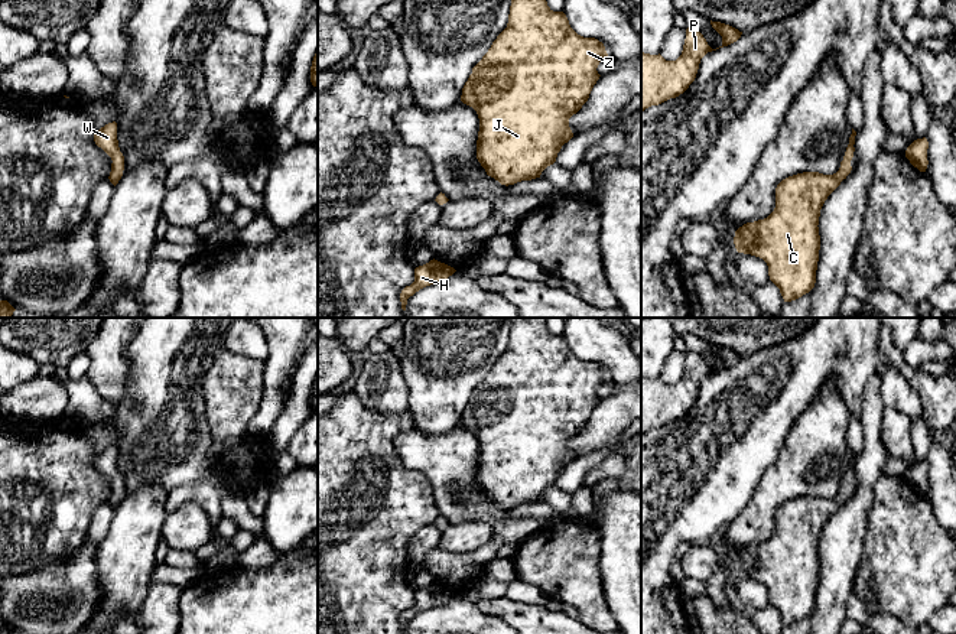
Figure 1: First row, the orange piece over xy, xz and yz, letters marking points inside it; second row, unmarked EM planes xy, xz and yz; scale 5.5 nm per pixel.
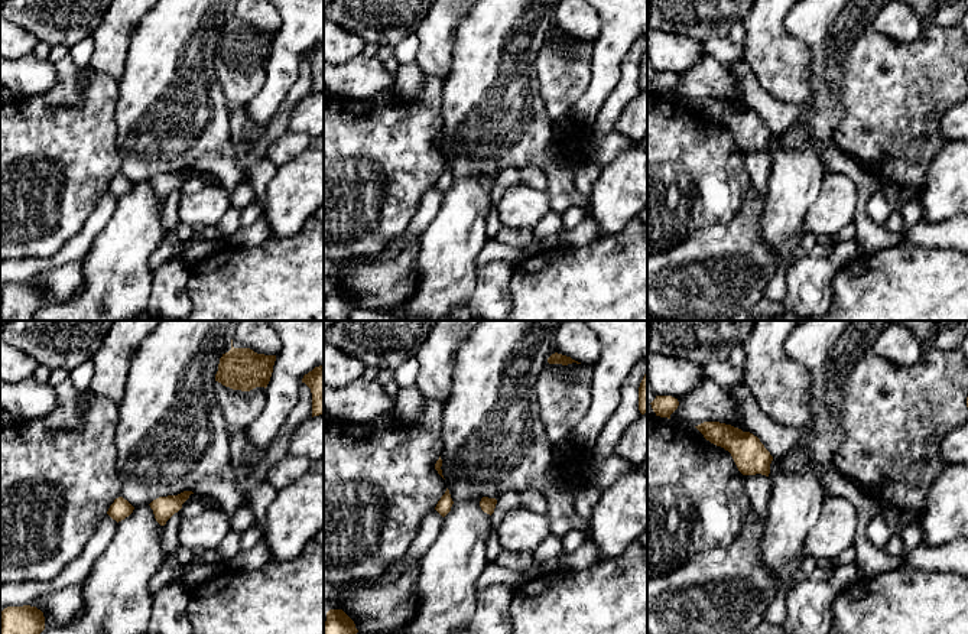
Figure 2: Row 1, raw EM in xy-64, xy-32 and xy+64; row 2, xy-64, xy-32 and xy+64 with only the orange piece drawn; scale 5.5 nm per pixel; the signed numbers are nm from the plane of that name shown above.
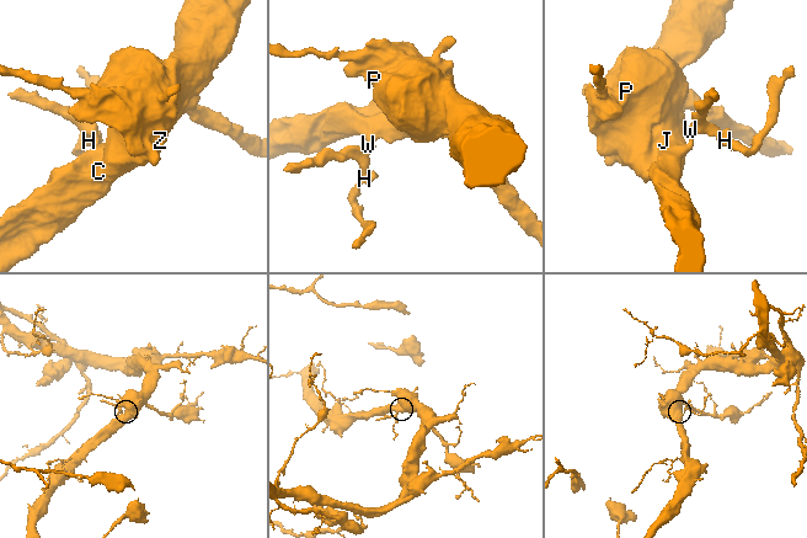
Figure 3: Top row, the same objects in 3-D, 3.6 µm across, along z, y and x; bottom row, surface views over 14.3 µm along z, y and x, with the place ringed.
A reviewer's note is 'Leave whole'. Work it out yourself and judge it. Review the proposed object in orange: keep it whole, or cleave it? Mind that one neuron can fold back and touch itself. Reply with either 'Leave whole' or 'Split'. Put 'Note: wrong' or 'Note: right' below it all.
Leave whole
Note: right

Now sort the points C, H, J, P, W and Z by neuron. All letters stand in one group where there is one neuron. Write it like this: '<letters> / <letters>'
C H J P W Z

